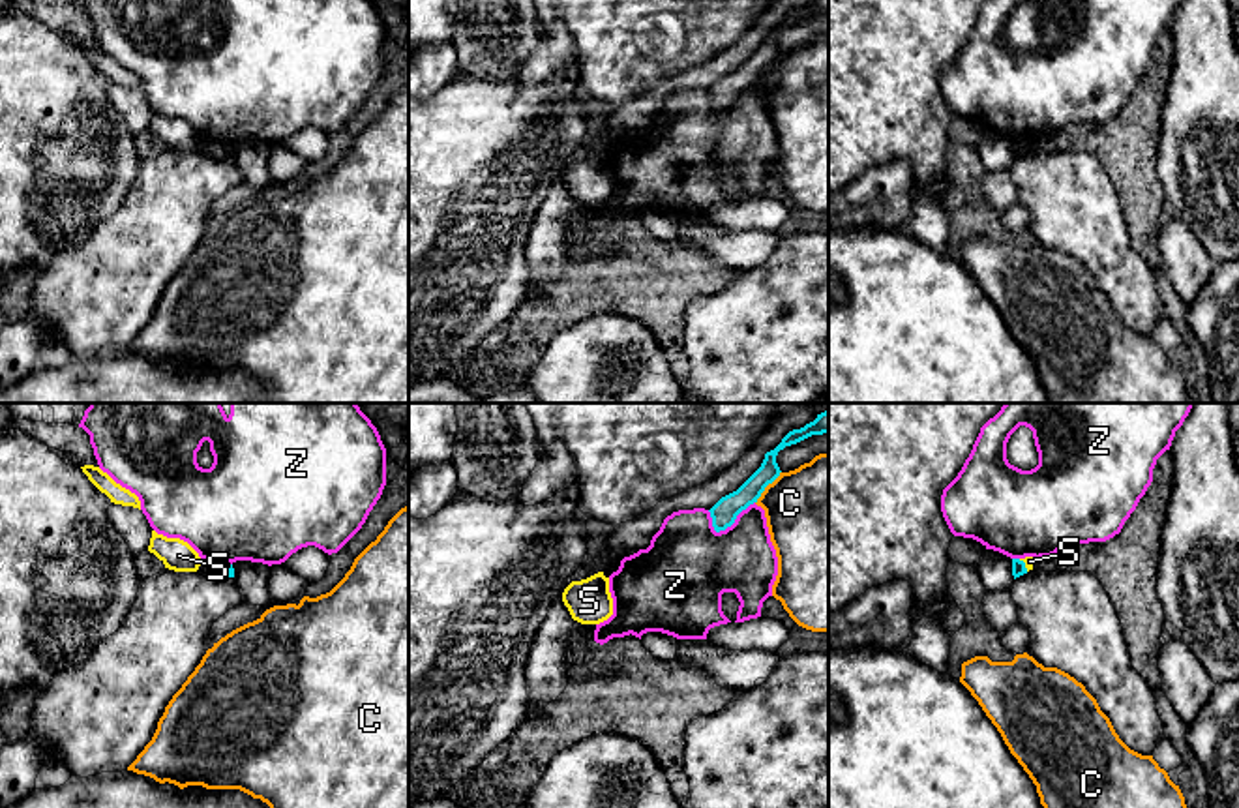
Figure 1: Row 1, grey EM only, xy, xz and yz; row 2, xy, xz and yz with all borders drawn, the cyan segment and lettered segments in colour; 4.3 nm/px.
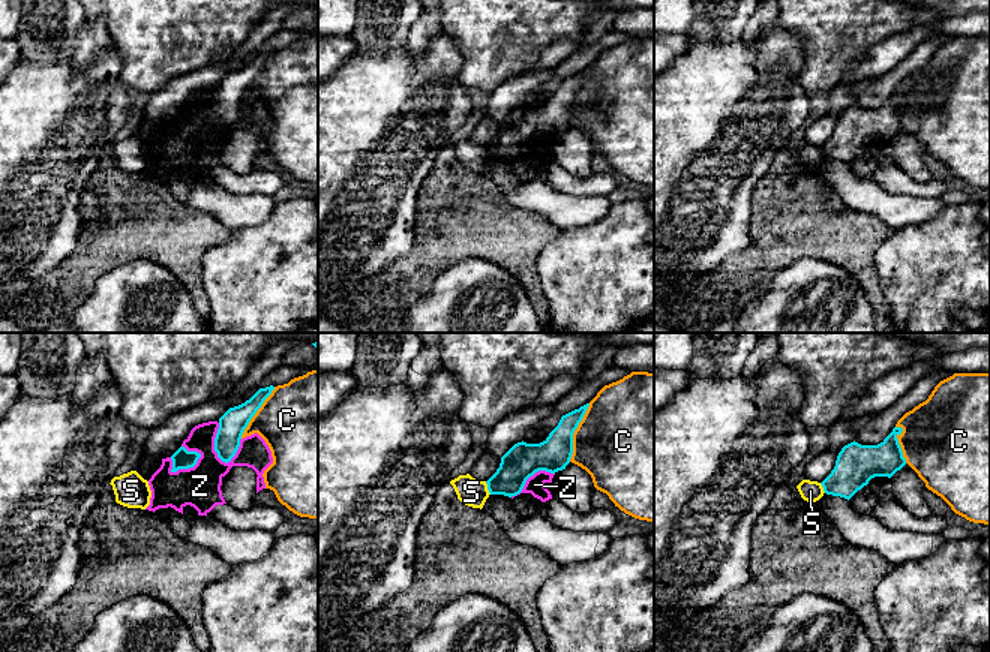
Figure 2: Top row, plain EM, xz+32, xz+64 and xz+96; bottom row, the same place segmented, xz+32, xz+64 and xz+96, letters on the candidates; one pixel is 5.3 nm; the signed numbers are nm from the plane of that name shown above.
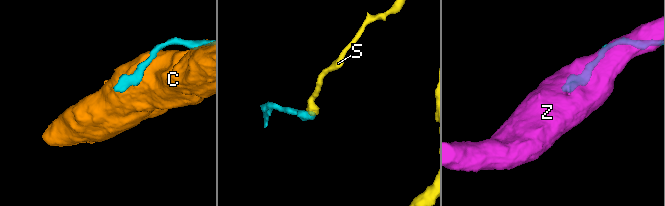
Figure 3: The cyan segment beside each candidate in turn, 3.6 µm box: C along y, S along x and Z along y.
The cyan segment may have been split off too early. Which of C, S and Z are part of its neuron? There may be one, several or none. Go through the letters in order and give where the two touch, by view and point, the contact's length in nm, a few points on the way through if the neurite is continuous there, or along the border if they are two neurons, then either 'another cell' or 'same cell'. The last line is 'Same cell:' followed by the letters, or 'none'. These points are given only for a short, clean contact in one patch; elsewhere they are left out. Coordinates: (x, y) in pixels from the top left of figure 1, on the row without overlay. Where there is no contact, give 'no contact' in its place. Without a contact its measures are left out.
C: xz (765, 66) | 180 nm | another cell
S: yz (1024, 145) | 70 nm | along yz (1018, 139), (1028, 150) | another cell
Z: xz (733, 102) | 220 nm | another cell
Same cell: none

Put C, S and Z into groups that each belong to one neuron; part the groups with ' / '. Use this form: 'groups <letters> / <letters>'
groups C / S / Z

